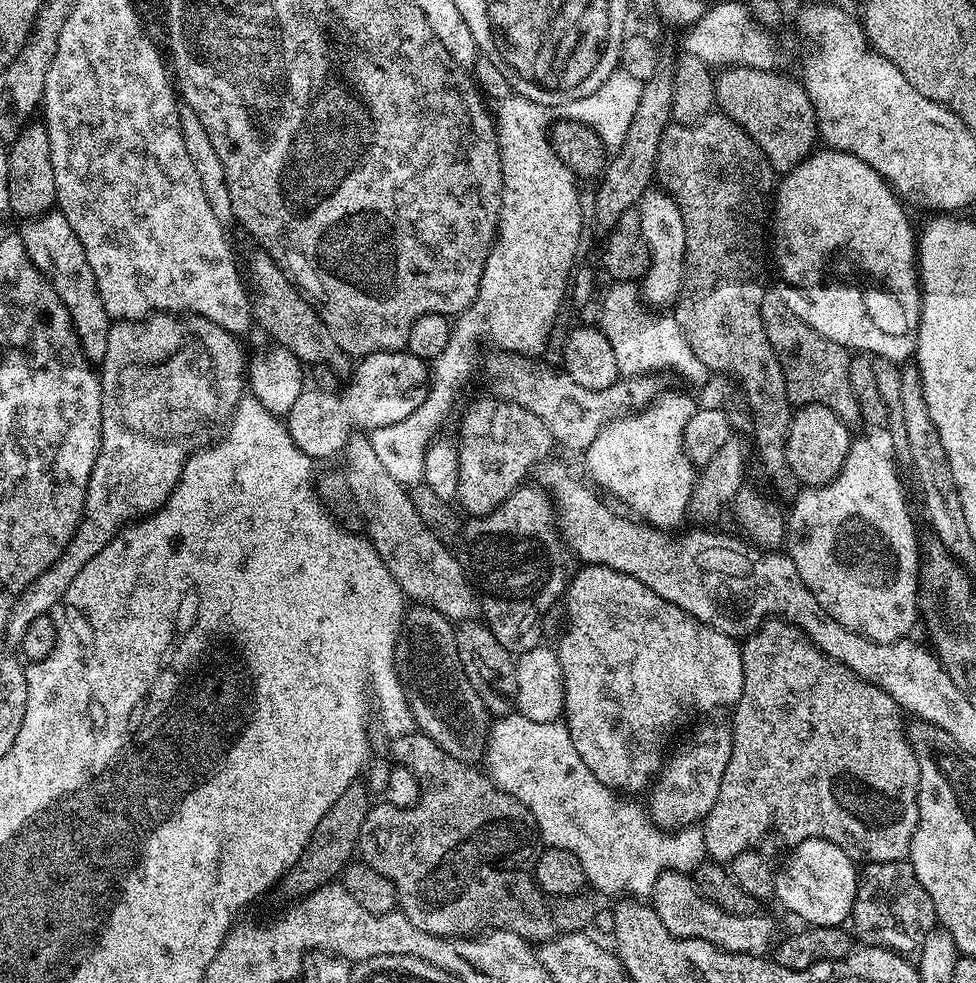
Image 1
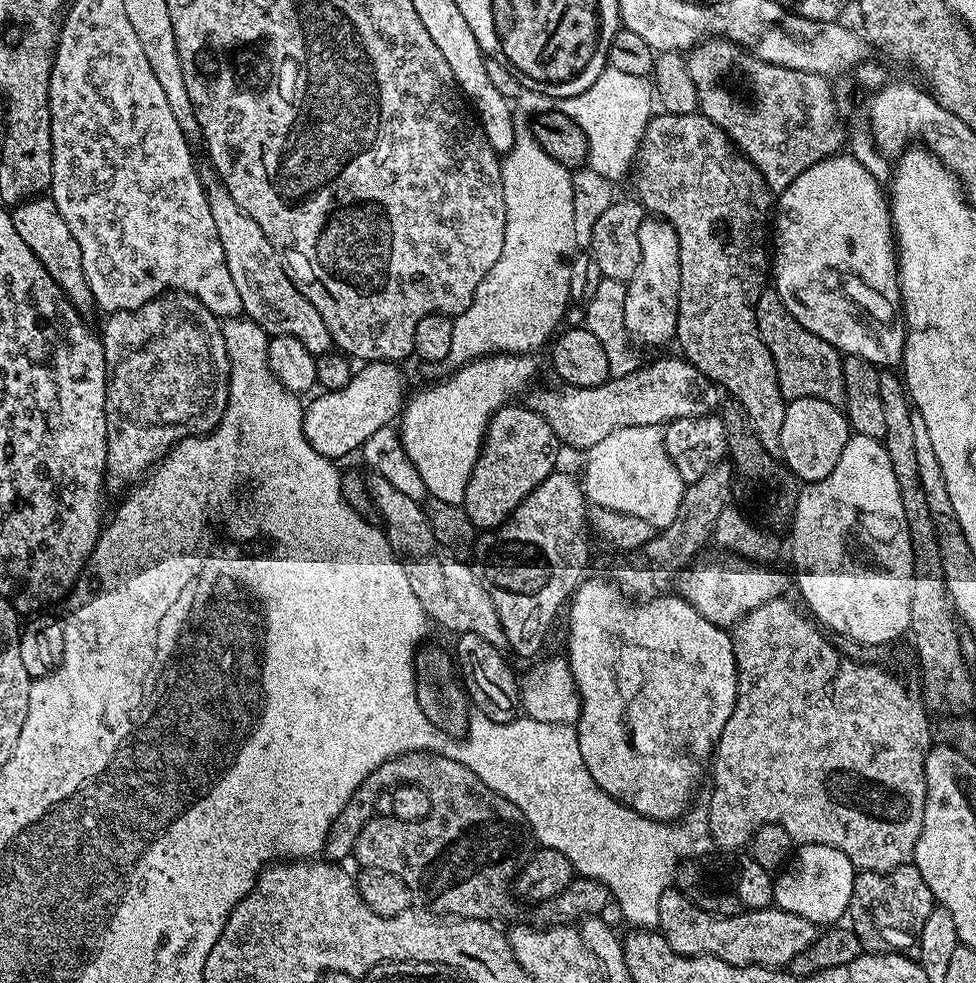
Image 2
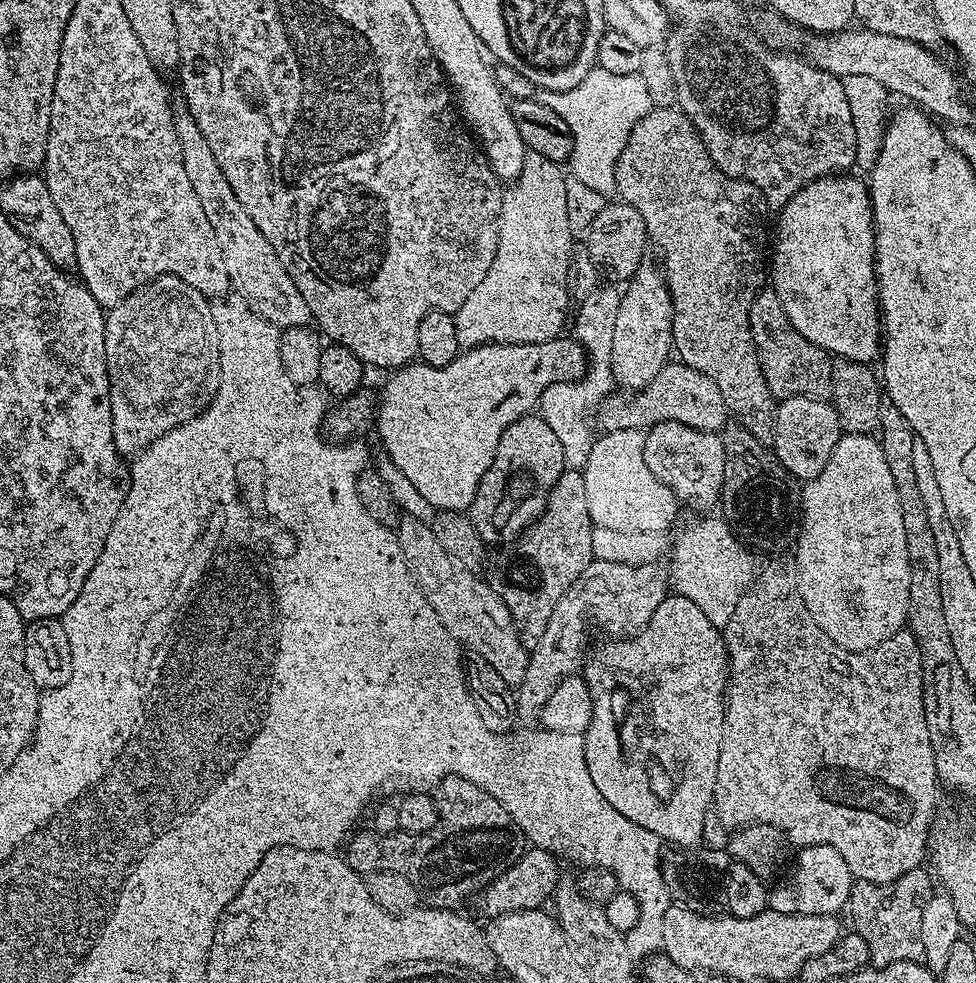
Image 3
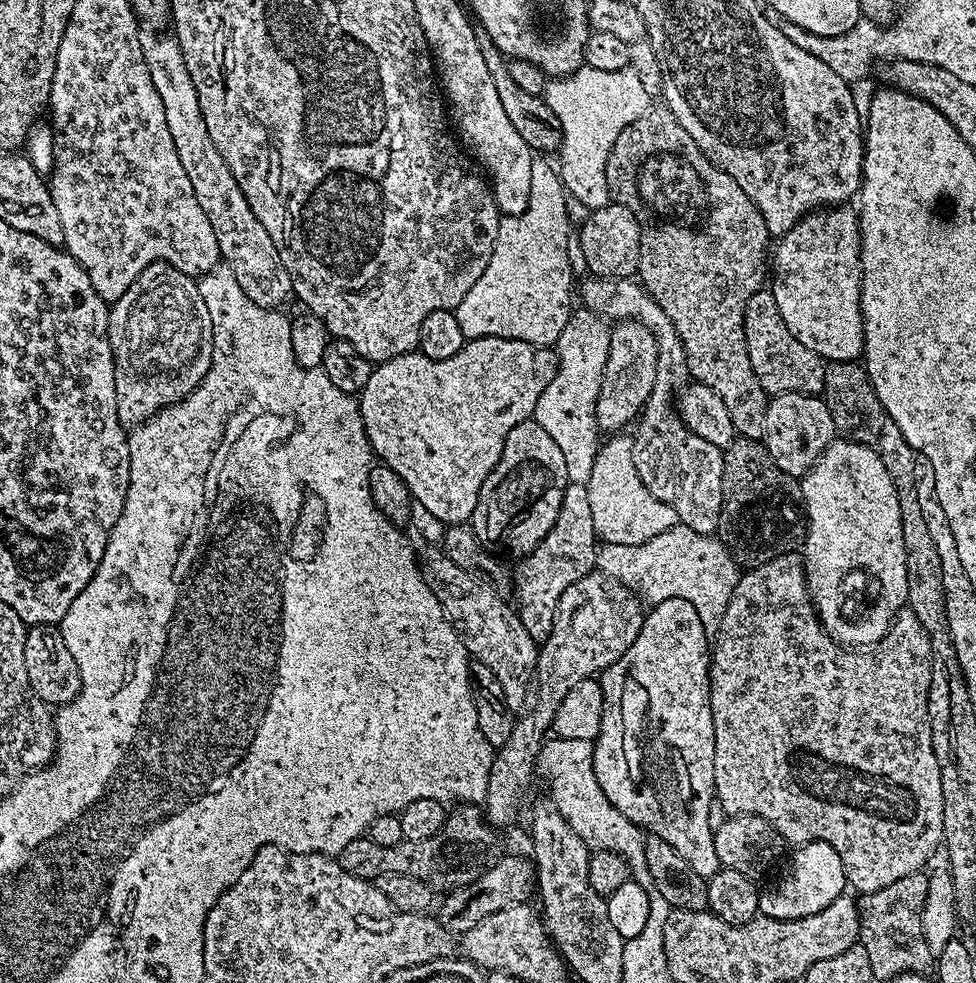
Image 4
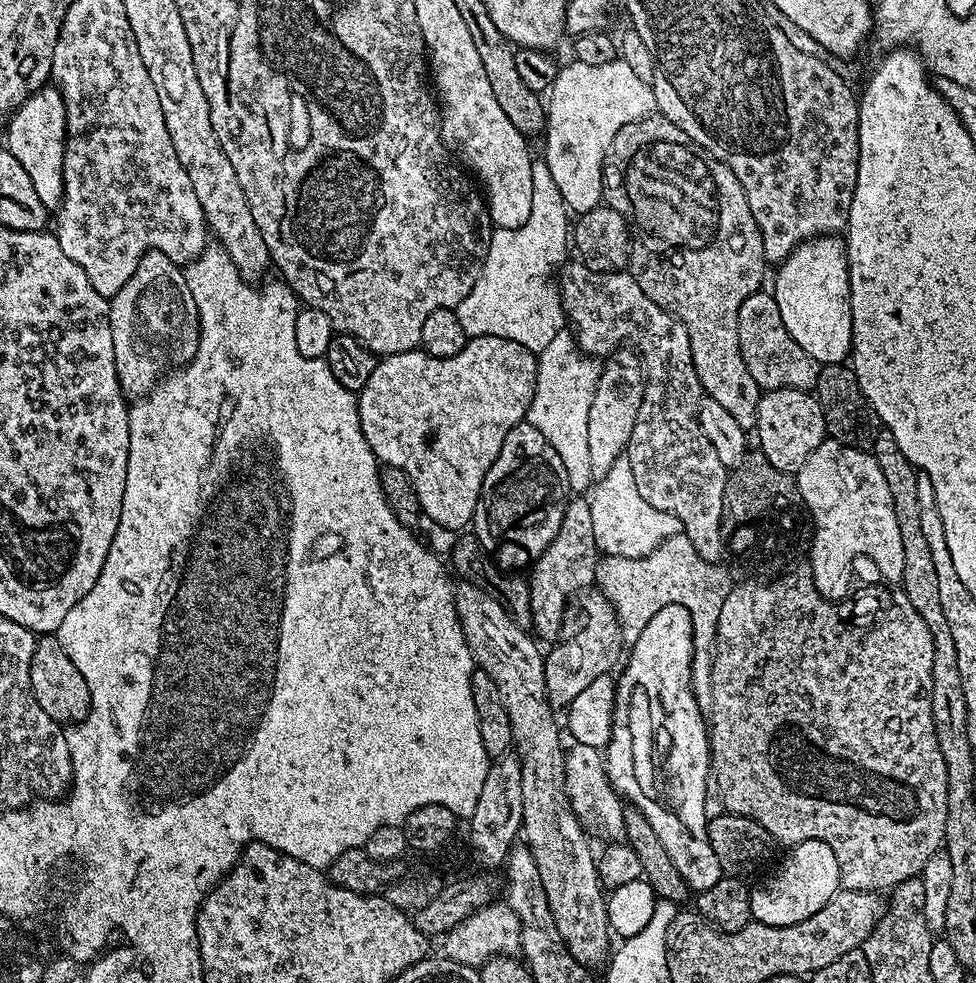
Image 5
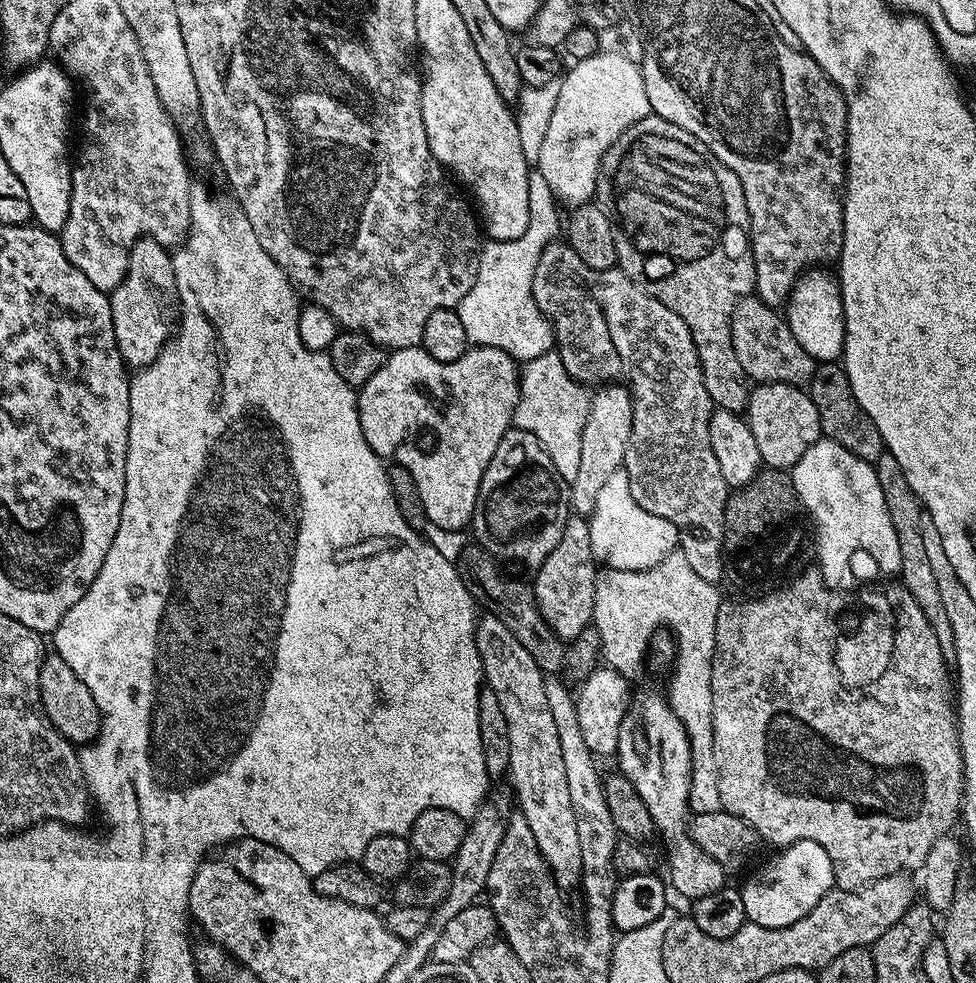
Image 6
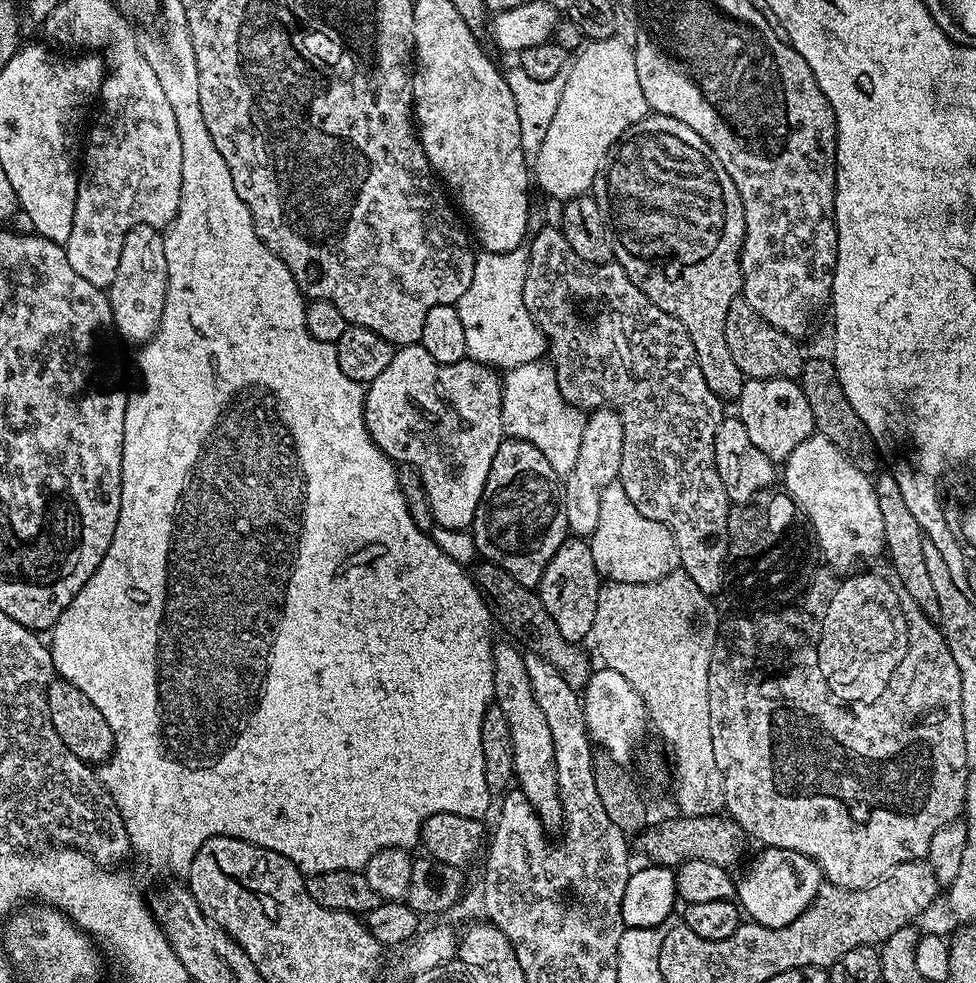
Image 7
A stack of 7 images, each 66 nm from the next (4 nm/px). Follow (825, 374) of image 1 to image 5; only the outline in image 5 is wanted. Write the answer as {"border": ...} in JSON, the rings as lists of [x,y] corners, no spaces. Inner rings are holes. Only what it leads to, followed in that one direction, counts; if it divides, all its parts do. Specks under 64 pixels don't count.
{"border":[[[771,291],[755,292],[742,302],[742,306],[738,310],[738,346],[742,350],[746,370],[750,370],[754,382],[758,382],[761,390],[773,392],[779,388],[793,388],[807,392],[815,389],[822,365],[814,358],[810,358],[810,354],[806,354],[806,350],[802,350],[802,346],[798,346],[798,342],[794,342],[794,338],[790,338],[790,330],[786,330],[786,326],[782,326],[782,314],[778,314],[776,298]]]}

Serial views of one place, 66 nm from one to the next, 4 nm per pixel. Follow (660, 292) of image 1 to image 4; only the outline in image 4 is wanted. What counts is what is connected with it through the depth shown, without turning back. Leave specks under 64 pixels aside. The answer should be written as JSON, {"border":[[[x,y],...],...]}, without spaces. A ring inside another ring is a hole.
{"border":[[[620,322],[611,329],[604,381],[596,403],[596,425],[599,426],[601,433],[619,433],[635,416],[637,419],[643,413],[644,404],[658,383],[656,371],[659,370],[660,363],[662,357],[658,342],[651,330],[644,325]]]}

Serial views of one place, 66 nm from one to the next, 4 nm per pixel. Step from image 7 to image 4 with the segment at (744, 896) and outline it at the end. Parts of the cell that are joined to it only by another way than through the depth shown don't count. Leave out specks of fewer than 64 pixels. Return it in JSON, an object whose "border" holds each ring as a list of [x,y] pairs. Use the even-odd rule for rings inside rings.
{"border":[[[812,840],[808,844],[799,845],[795,849],[788,869],[777,878],[776,884],[766,887],[760,894],[759,915],[793,920],[806,918],[810,914],[818,914],[818,910],[826,910],[830,902],[845,895],[846,881],[842,858],[838,858],[838,850],[821,840]]]}

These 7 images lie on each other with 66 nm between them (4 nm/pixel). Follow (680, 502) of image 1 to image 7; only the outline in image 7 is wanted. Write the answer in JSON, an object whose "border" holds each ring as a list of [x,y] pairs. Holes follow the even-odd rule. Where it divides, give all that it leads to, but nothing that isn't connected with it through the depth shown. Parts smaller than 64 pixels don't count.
{"border":[[[619,482],[602,490],[602,507],[598,510],[598,526],[590,538],[594,566],[605,581],[614,583],[650,583],[662,579],[678,568],[676,539],[662,522],[646,518],[638,506],[626,498]]]}

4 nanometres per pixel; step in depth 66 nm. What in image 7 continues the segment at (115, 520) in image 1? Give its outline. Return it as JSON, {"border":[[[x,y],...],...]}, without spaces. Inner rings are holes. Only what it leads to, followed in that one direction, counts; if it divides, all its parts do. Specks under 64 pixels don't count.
{"border":[[[139,224],[126,234],[122,242],[122,258],[118,258],[118,270],[114,282],[108,285],[106,295],[112,307],[112,323],[133,346],[145,344],[158,330],[162,322],[162,310],[166,306],[168,271],[164,253],[164,237],[161,229]]]}

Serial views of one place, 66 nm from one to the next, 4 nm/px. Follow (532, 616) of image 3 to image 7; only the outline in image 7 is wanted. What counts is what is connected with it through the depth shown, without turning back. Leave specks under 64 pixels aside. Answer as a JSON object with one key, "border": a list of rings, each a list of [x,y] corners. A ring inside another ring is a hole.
{"border":[[[569,535],[562,546],[558,546],[554,558],[550,558],[540,579],[538,591],[542,606],[546,606],[550,618],[554,618],[558,630],[562,630],[562,634],[570,638],[570,642],[580,644],[591,637],[601,585],[602,577],[594,566],[591,543],[587,539]]]}

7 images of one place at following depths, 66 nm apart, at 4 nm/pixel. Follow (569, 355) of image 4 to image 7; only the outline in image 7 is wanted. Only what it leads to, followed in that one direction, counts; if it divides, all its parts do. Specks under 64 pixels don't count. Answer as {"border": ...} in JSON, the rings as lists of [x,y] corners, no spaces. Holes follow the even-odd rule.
{"border":[[[541,358],[526,362],[526,366],[507,369],[503,373],[502,383],[502,422],[505,433],[511,439],[525,440],[538,446],[538,450],[546,454],[546,462],[554,466],[554,474],[561,478],[567,477],[574,470],[574,461],[577,460],[578,450],[582,446],[586,416],[581,409],[567,404],[562,398],[551,363]]]}

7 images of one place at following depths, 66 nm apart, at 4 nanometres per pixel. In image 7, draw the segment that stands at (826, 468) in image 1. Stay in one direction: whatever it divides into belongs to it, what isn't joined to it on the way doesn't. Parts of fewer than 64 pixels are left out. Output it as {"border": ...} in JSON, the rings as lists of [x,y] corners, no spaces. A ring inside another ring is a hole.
{"border":[[[745,379],[738,407],[738,419],[742,426],[746,426],[750,442],[754,442],[754,446],[758,446],[758,450],[762,450],[762,454],[766,454],[766,458],[773,462],[788,460],[790,454],[794,454],[794,450],[816,432],[814,414],[810,414],[810,402],[806,402],[806,394],[802,394],[796,380]]]}

